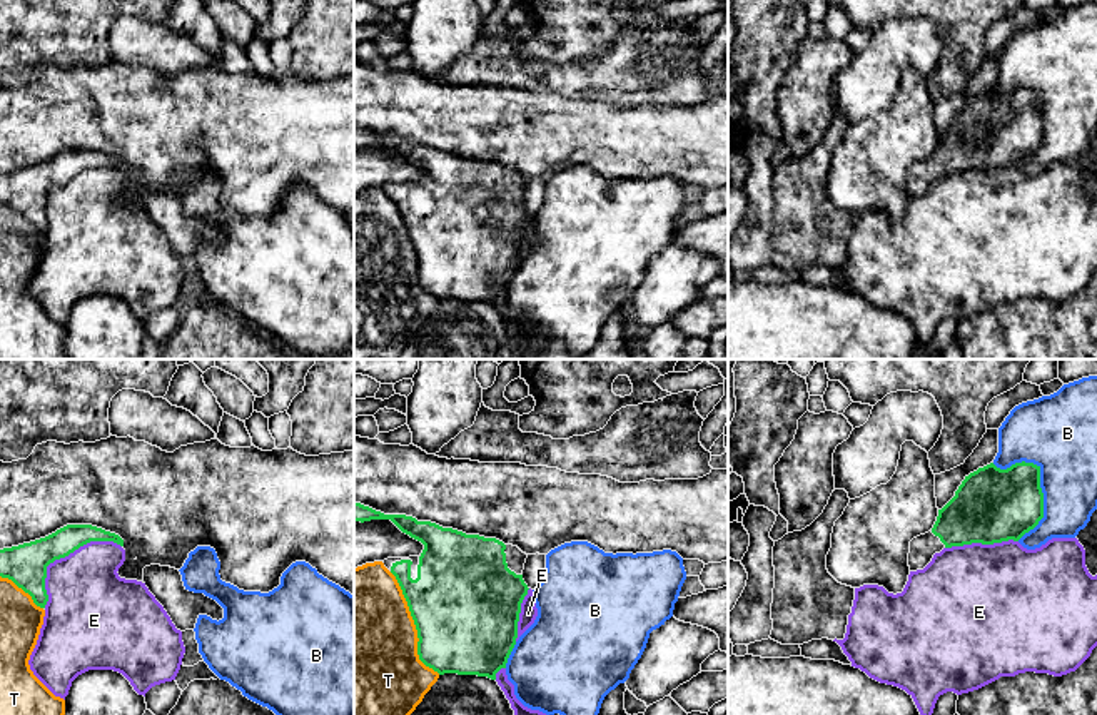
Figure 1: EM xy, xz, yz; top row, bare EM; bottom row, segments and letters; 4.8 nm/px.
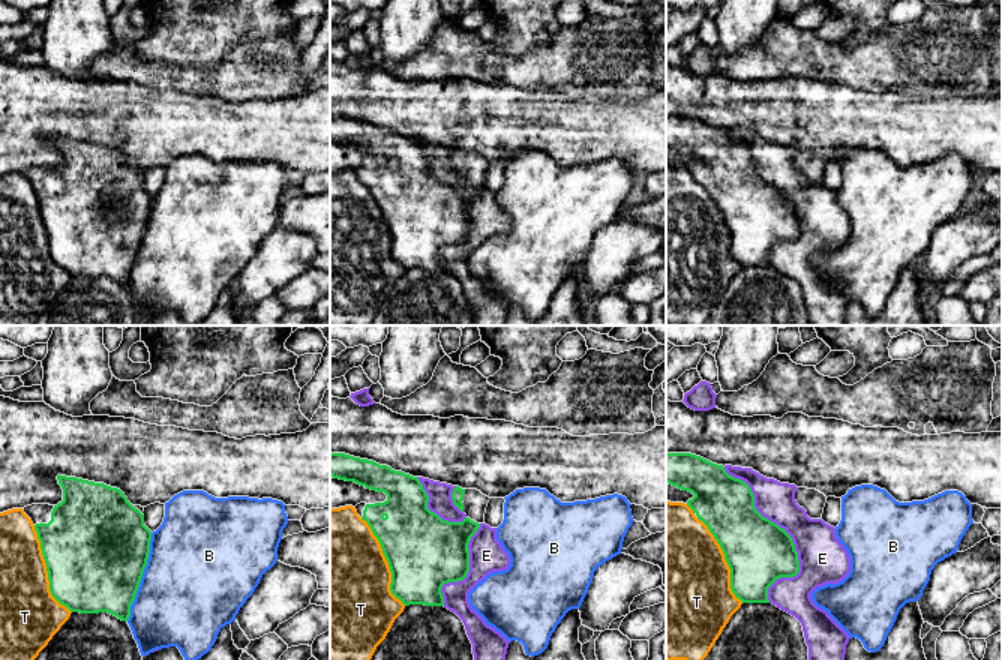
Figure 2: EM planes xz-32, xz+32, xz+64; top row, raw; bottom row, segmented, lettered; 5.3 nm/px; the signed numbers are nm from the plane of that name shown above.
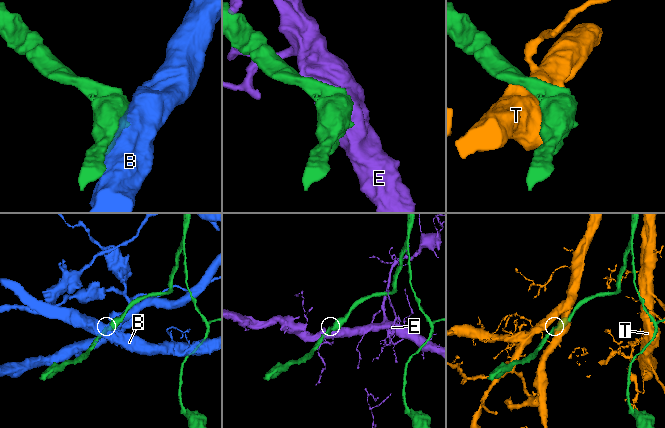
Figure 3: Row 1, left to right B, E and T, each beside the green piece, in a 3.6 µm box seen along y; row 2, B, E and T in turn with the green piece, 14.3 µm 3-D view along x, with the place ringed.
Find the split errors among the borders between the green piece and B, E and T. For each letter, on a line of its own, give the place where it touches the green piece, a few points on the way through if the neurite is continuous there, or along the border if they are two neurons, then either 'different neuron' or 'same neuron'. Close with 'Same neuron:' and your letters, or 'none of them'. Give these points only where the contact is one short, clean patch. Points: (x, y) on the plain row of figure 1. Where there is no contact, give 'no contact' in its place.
B: contact yz (1039, 109); different neuron
E: contact xy (64, 182); different neuron
T: contact xz (414, 249); different neuron
Same neuron: none of them

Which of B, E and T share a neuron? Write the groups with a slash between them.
B / E / T

